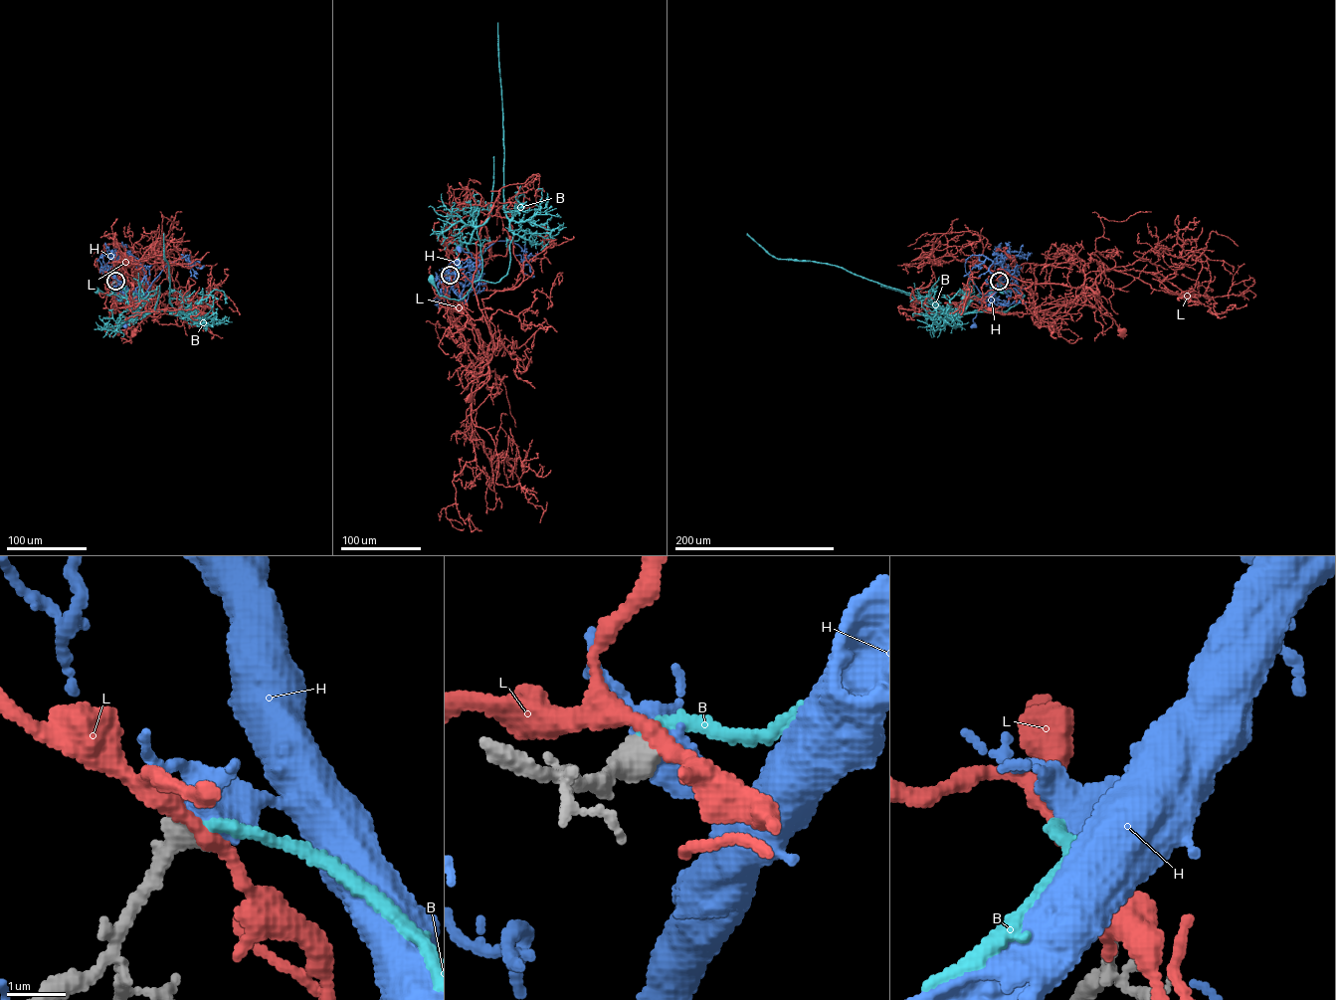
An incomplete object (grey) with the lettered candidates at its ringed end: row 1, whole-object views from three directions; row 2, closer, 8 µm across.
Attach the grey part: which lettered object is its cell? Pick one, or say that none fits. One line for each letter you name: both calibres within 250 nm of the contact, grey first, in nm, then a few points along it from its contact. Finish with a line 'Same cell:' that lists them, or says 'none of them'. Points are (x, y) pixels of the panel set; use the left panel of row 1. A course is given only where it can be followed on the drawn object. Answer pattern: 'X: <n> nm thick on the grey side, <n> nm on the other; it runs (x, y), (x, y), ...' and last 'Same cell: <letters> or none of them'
B: 550 nm thick on the grey side, 240 nm on the other; it runs (115, 281), (125, 292), (124, 297), (121, 296), (143, 316), (148, 310), (139, 311), (125, 297), (96, 291)
Same cell: B

